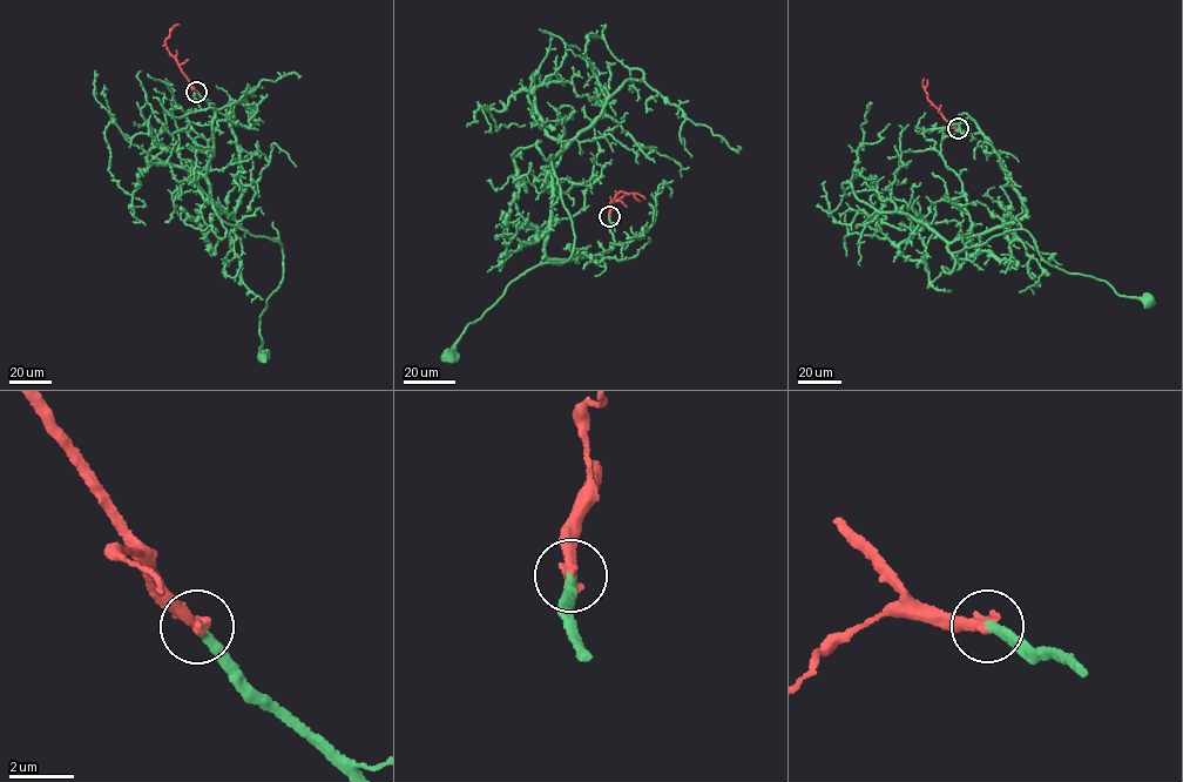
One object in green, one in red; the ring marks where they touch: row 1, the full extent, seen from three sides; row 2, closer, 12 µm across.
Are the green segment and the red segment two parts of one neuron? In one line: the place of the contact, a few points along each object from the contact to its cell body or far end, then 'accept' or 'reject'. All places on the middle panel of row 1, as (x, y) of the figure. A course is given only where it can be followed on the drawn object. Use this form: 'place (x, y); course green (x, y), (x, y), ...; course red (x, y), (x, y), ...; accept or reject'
place (609, 216); course green (609, 216), (614, 243), (607, 251), (546, 256), (551, 155), (572, 222), (570, 257), (515, 280), (448, 355); course red (609, 216), (621, 191), (644, 199); accept

